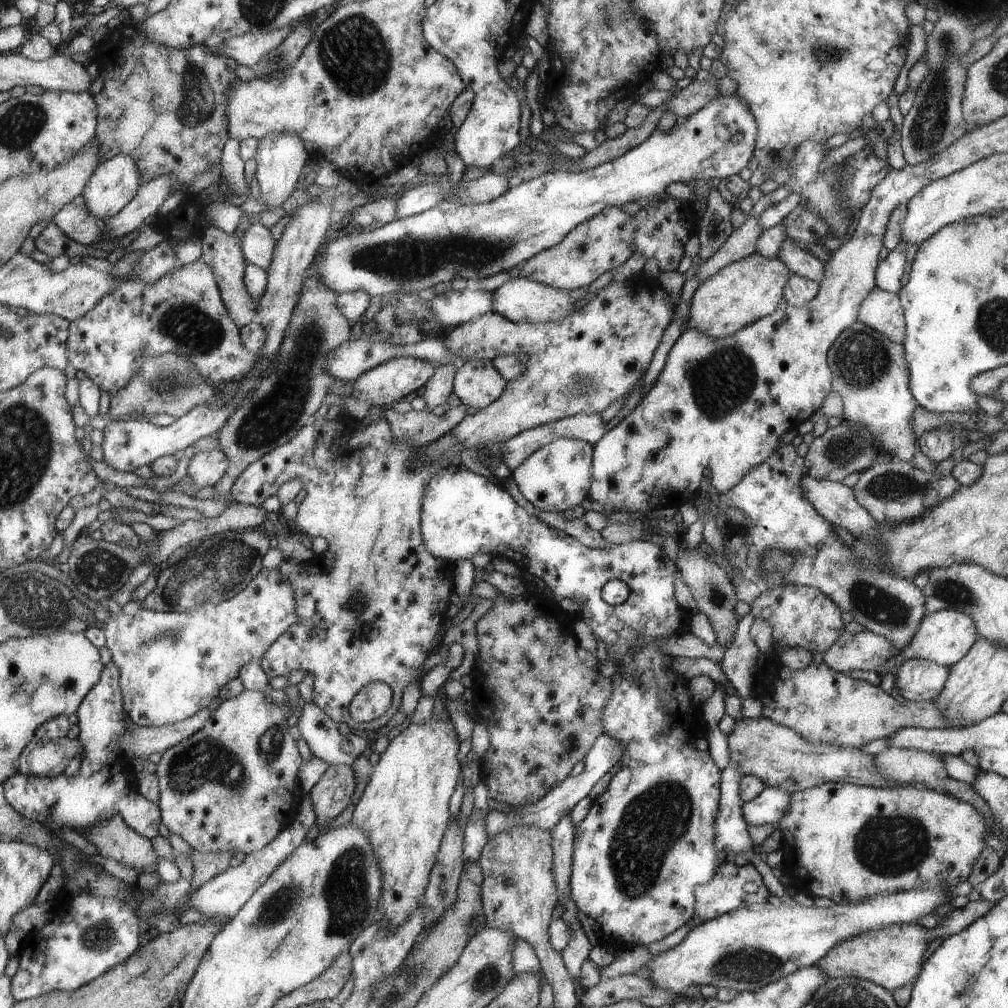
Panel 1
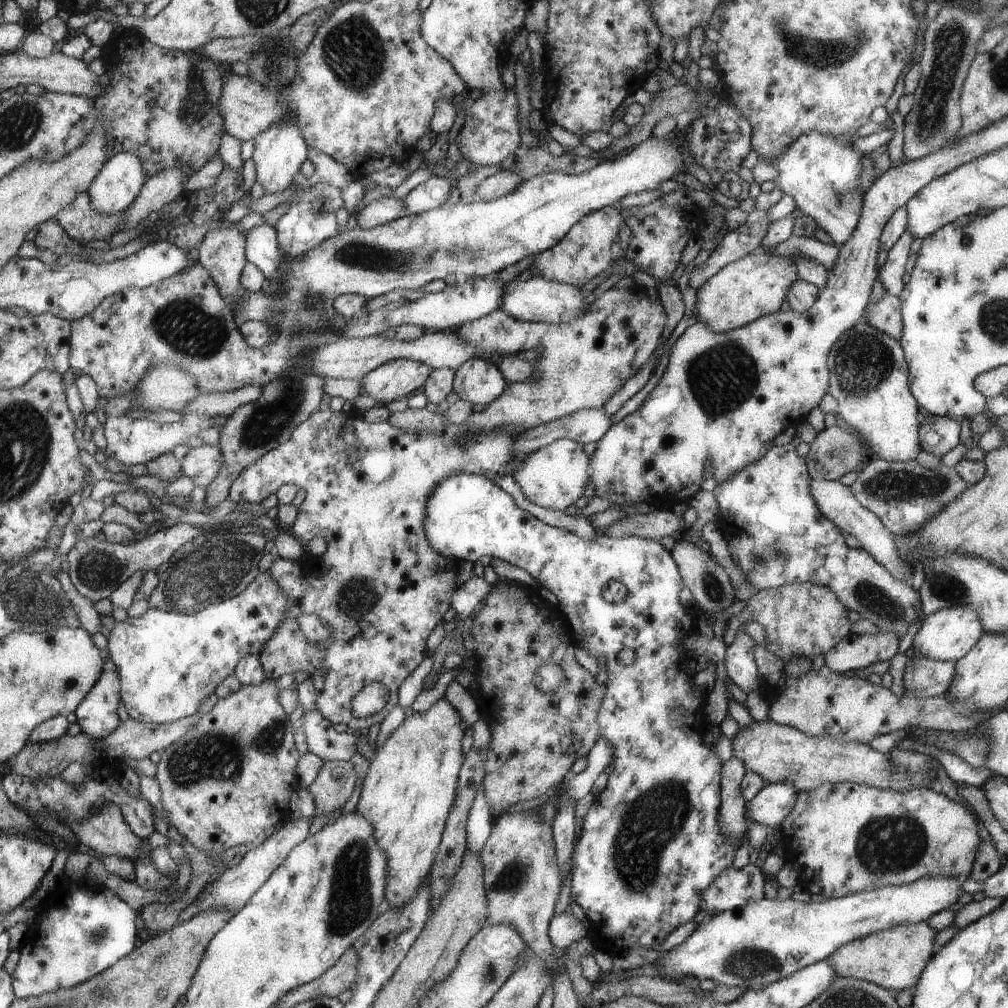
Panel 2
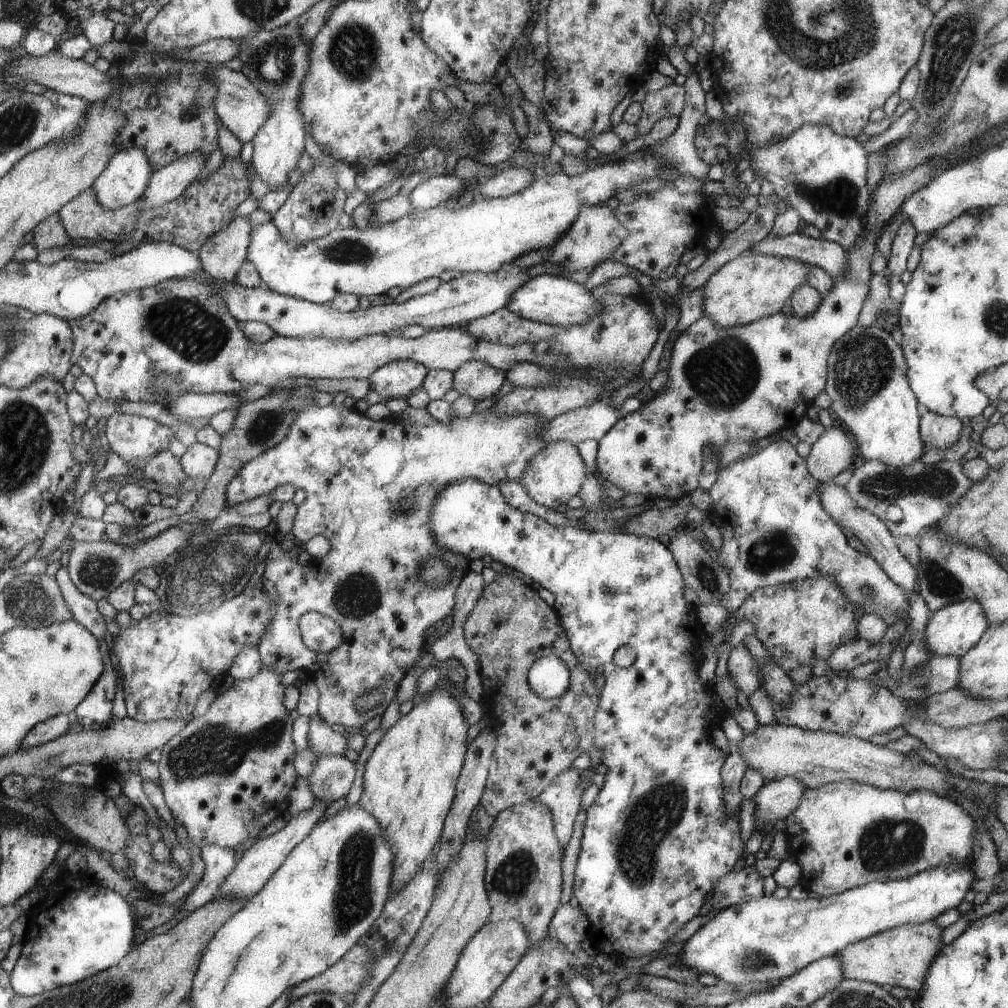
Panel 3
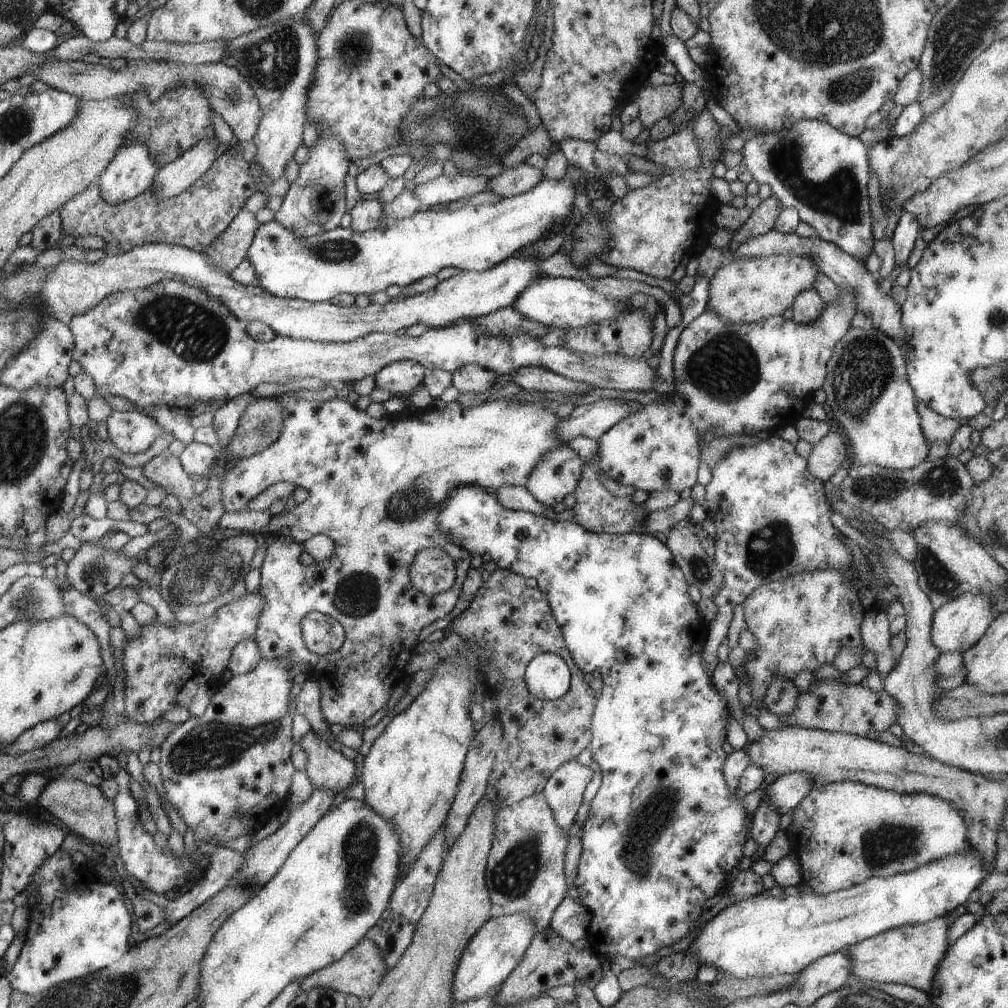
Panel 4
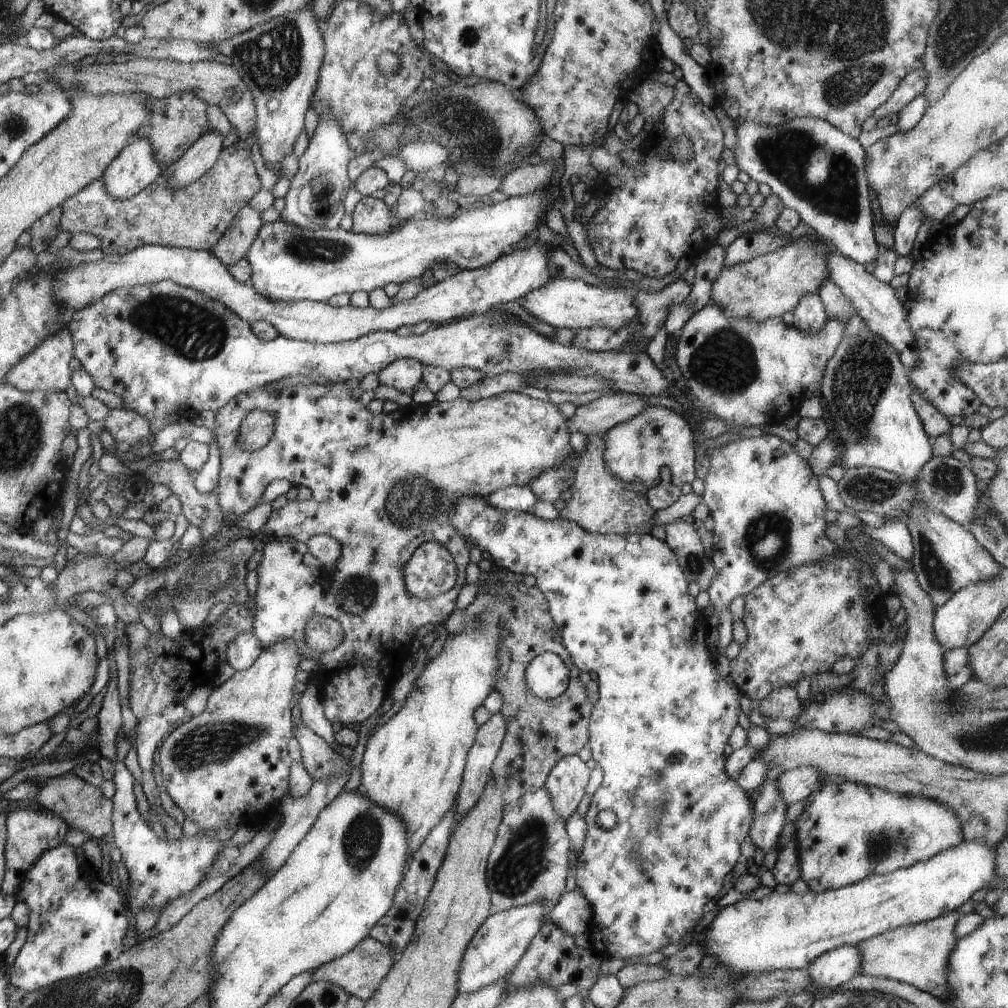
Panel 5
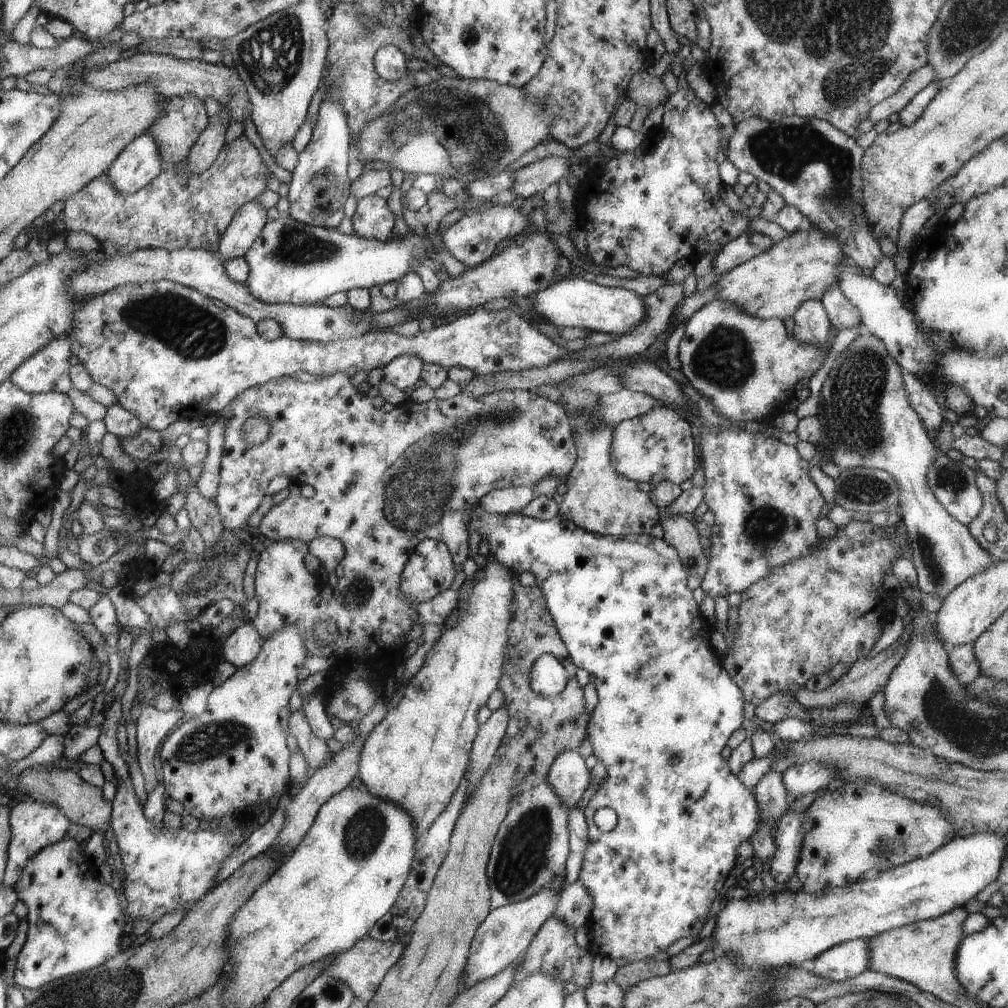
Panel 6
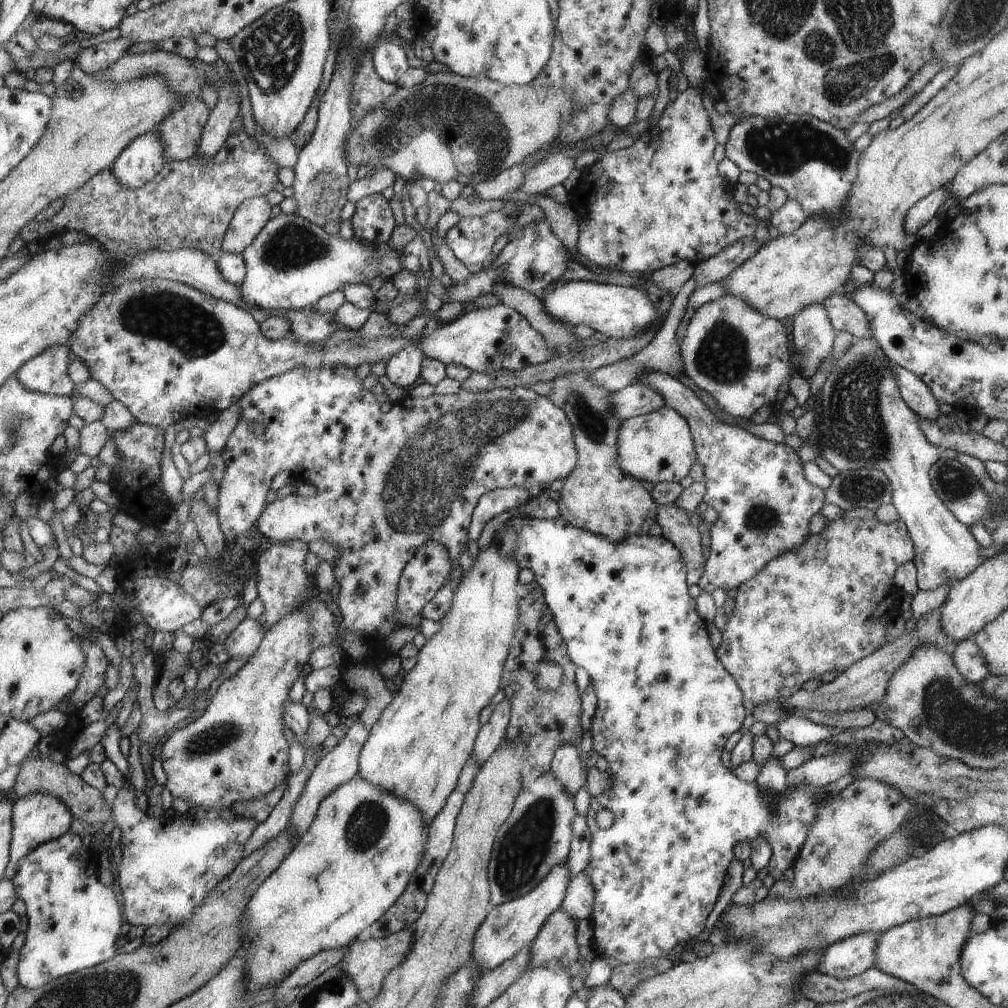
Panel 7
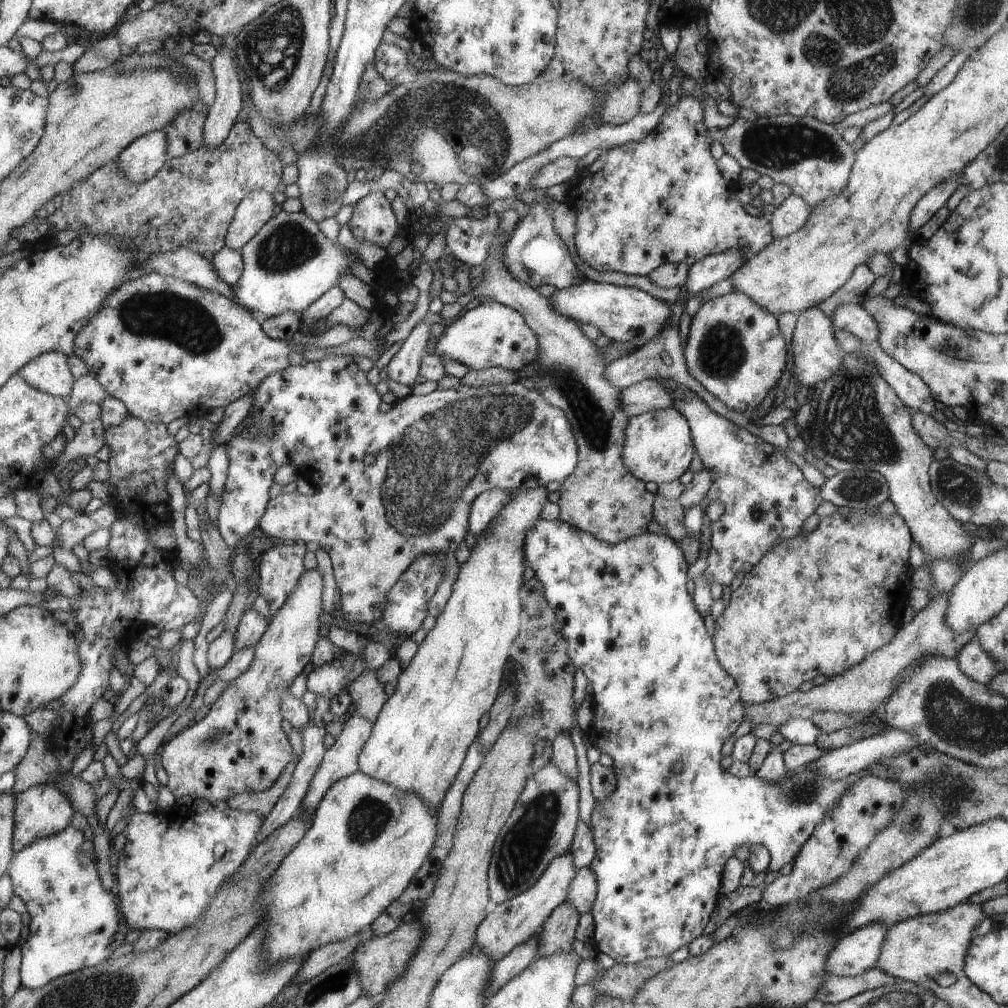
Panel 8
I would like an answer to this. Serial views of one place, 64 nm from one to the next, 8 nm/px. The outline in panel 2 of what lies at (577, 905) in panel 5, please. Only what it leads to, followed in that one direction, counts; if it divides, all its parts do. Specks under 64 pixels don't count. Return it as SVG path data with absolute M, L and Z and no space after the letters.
M568 909L553 918L549 933L554 948L561 952L581 938L587 937L587 928Z

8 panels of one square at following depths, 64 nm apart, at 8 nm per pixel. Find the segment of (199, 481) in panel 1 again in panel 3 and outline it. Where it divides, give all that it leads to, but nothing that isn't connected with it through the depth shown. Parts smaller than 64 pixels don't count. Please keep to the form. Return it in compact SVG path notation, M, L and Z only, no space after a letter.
M196 442L190 445L179 459L188 477L202 478L204 482L207 482L215 471L219 449Z

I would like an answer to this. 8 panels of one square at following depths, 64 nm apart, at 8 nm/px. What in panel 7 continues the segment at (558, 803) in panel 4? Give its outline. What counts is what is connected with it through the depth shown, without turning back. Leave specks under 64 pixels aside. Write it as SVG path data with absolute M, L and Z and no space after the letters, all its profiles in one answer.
M563 745L559 747L555 758L552 759L550 772L562 784L565 791L574 797L586 782L587 769L582 764L580 753L576 747L574 745Z

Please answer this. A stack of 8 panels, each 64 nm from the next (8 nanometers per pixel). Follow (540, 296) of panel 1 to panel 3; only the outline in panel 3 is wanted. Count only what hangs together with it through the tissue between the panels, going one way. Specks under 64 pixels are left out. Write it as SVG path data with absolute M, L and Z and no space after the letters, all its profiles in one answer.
M554 274L537 275L521 284L520 288L512 293L510 302L505 308L529 321L571 327L578 323L585 323L603 311L601 298L596 300L592 295L592 292L584 288L584 282Z

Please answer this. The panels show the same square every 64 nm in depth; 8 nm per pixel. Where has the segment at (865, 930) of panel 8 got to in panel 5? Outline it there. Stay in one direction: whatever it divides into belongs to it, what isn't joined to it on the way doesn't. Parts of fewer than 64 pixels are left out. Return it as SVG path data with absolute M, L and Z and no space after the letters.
M842 945L813 960L808 969L816 991L842 987L859 974L862 957L856 946Z

